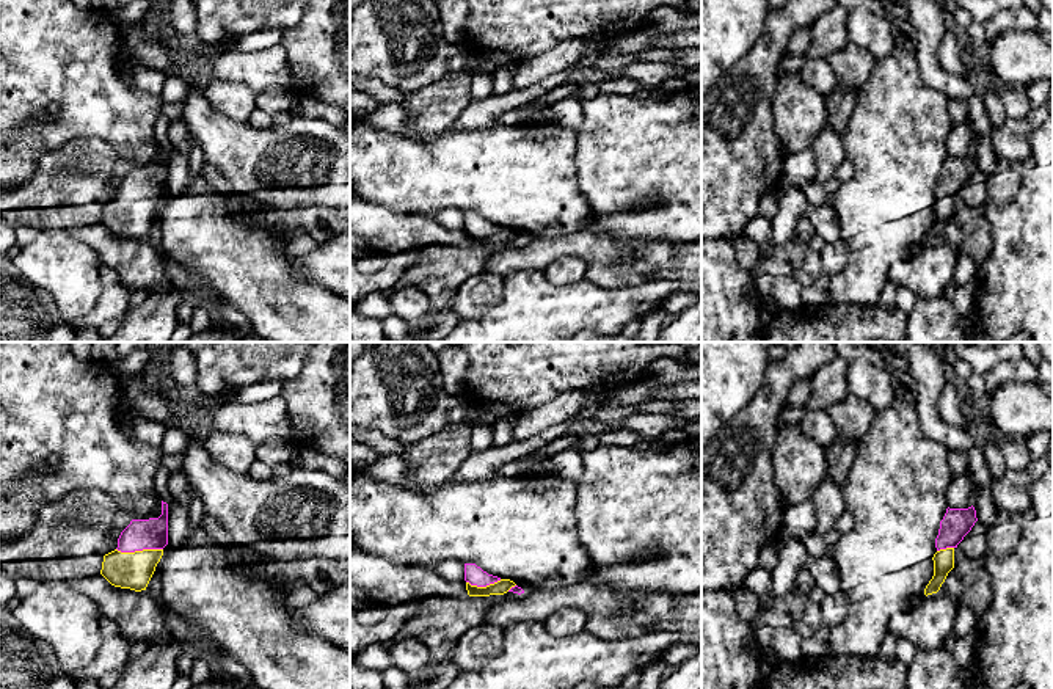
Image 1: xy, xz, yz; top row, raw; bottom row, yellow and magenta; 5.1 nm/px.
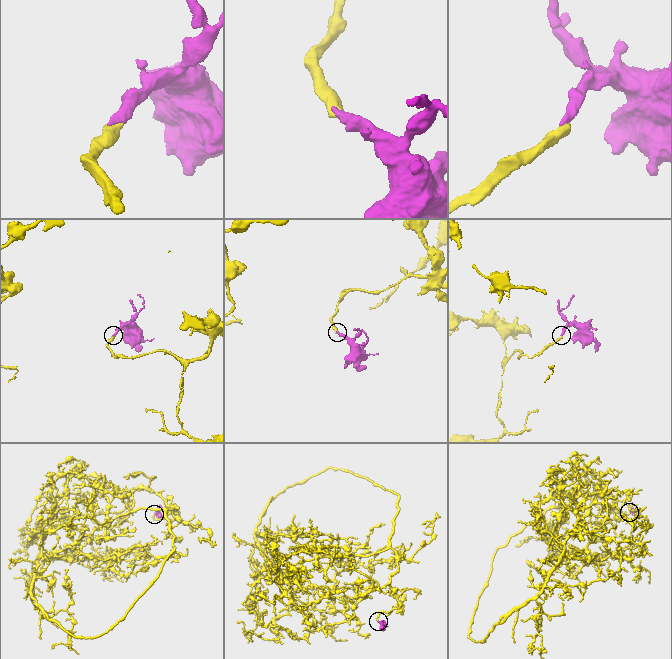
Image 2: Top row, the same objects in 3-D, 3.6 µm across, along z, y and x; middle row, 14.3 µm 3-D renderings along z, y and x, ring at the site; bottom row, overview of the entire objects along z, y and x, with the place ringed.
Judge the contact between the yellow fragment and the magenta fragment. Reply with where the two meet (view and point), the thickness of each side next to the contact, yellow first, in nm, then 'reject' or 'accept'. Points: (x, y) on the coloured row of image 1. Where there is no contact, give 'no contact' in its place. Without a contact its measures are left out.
xy (140, 551) | 190/160 nm | accept

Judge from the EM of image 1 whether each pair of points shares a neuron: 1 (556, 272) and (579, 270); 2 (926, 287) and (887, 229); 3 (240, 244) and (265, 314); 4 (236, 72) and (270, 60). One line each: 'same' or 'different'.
1: same
2: different
3: same
4: same

